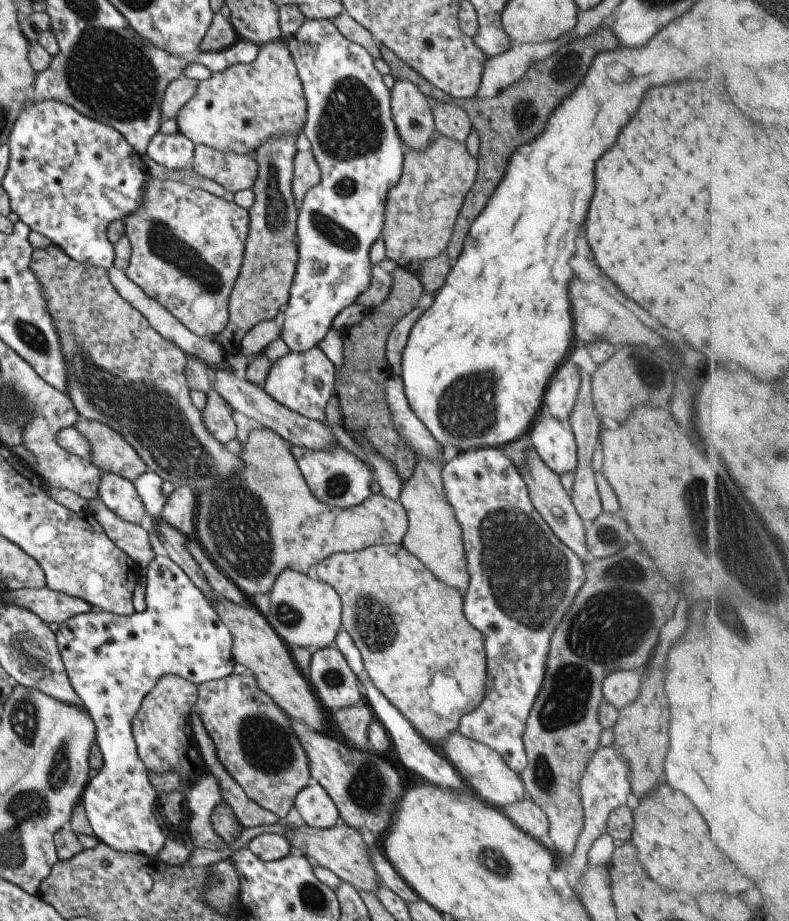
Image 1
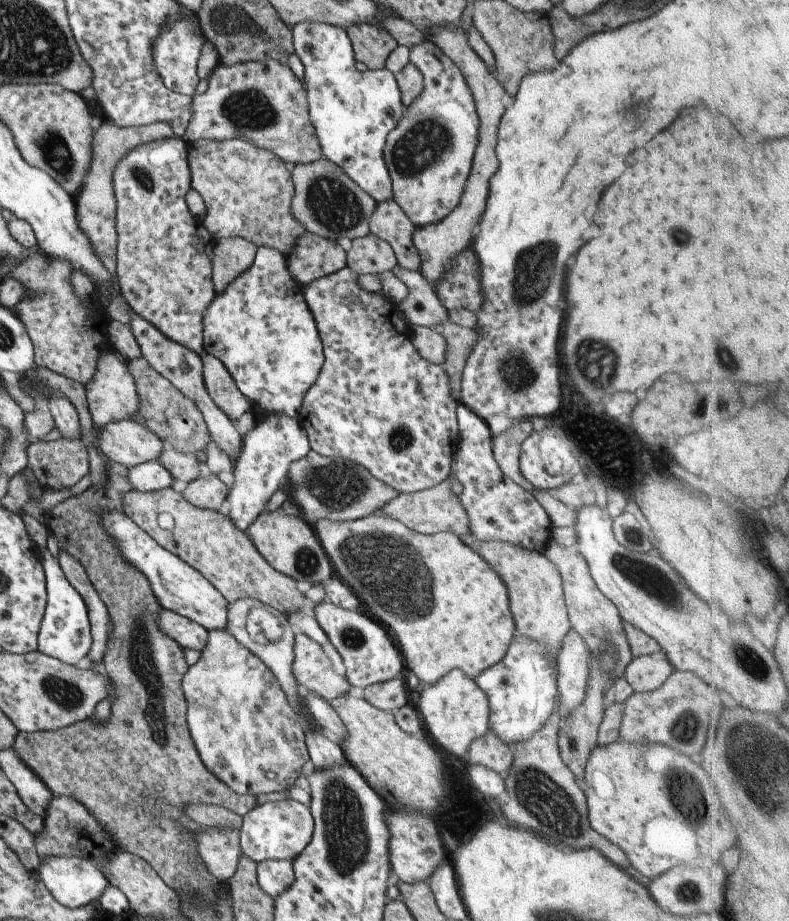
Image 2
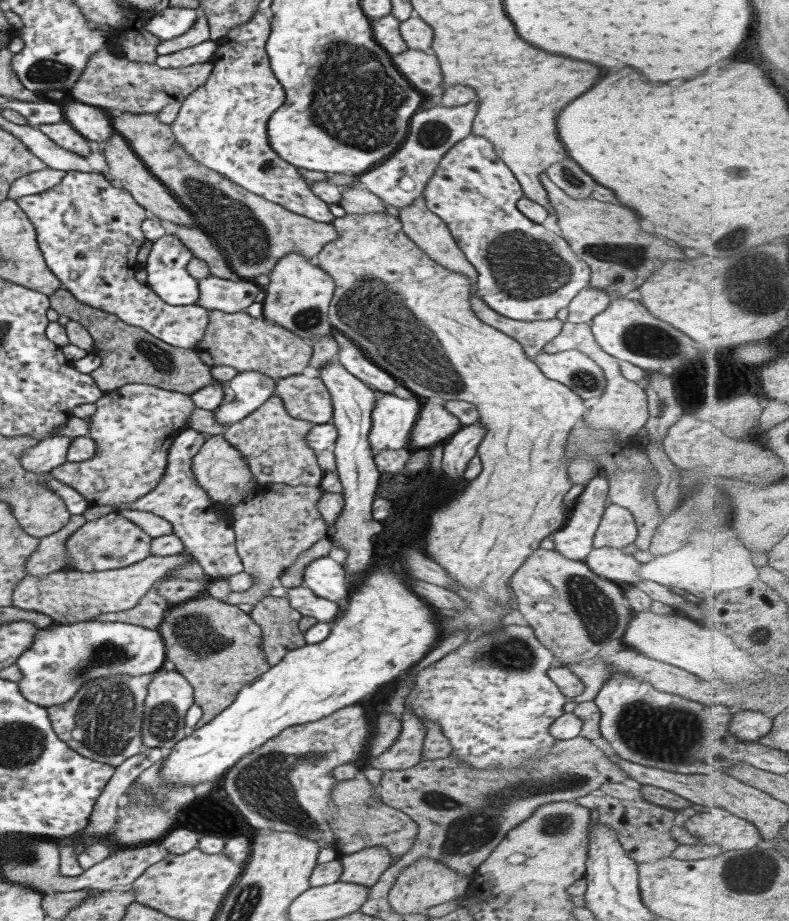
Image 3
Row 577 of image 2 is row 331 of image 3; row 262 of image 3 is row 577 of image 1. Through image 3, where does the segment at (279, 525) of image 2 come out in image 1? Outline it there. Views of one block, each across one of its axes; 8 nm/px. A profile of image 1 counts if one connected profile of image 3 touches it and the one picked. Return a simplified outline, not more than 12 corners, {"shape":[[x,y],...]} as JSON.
{"shape":[[284,569],[267,621],[288,647],[334,645],[342,603],[311,573]]}

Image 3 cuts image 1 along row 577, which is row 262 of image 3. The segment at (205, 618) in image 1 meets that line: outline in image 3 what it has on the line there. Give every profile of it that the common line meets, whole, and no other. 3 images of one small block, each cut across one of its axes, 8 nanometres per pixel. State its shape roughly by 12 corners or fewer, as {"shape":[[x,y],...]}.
{"shape":[[172,234],[153,241],[142,266],[166,304],[198,303],[192,252]]}

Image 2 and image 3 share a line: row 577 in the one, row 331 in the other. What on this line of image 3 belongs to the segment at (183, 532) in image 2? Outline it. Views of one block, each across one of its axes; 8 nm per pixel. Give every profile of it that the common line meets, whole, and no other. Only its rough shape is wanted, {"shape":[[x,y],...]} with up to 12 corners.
{"shape":[[211,310],[194,349],[210,368],[302,373],[306,339],[245,311]]}

